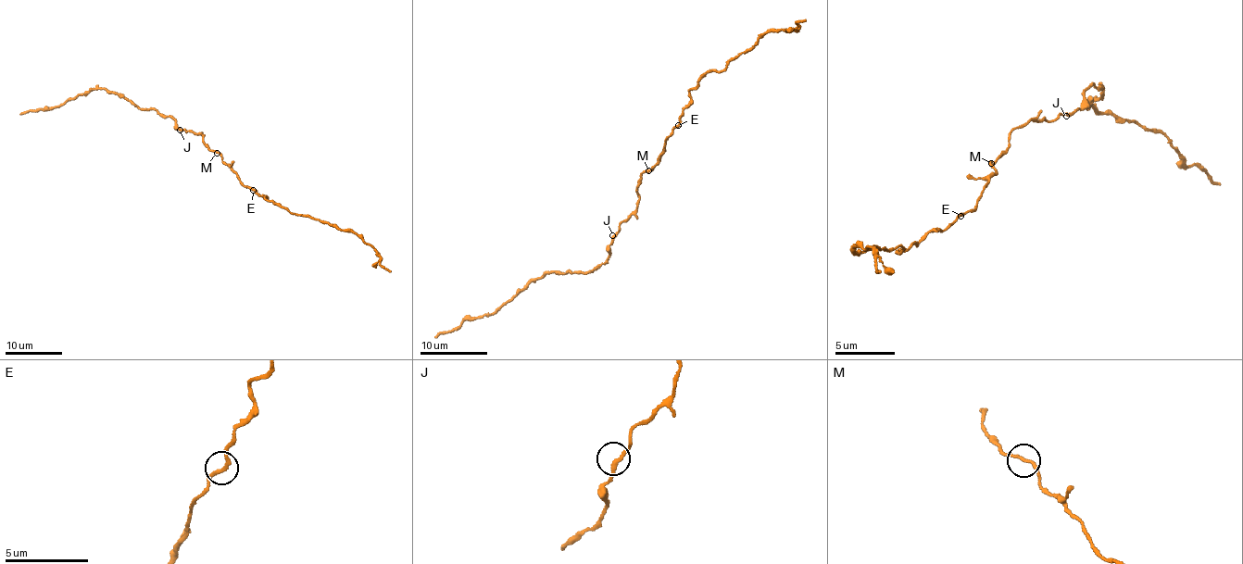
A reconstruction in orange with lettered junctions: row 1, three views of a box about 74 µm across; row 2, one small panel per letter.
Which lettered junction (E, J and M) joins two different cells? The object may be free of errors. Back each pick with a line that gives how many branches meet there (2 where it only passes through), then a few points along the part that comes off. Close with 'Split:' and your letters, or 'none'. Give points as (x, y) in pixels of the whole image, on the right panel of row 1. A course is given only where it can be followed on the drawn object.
Split: none

